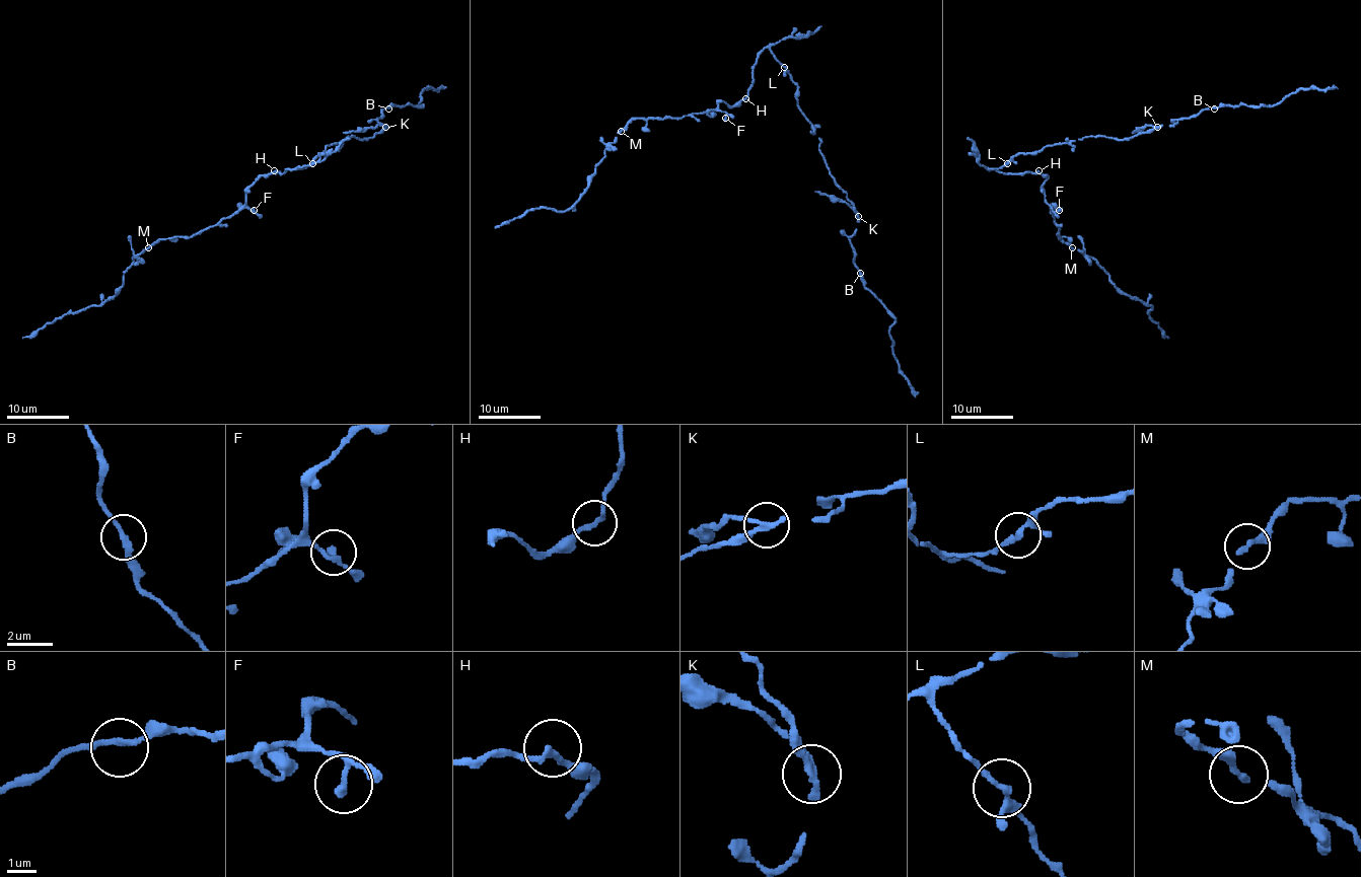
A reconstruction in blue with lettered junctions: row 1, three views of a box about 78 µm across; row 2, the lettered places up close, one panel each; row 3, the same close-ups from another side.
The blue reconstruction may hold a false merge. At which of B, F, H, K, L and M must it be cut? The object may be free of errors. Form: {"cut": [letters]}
{"cut": ["K"]}

